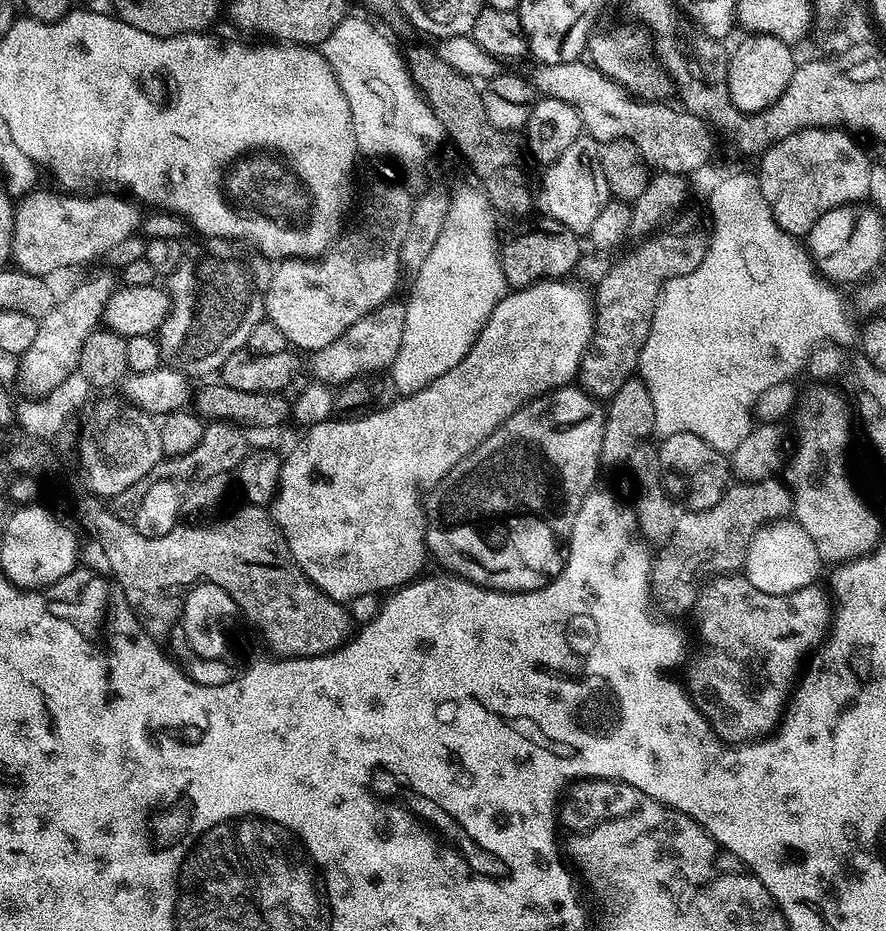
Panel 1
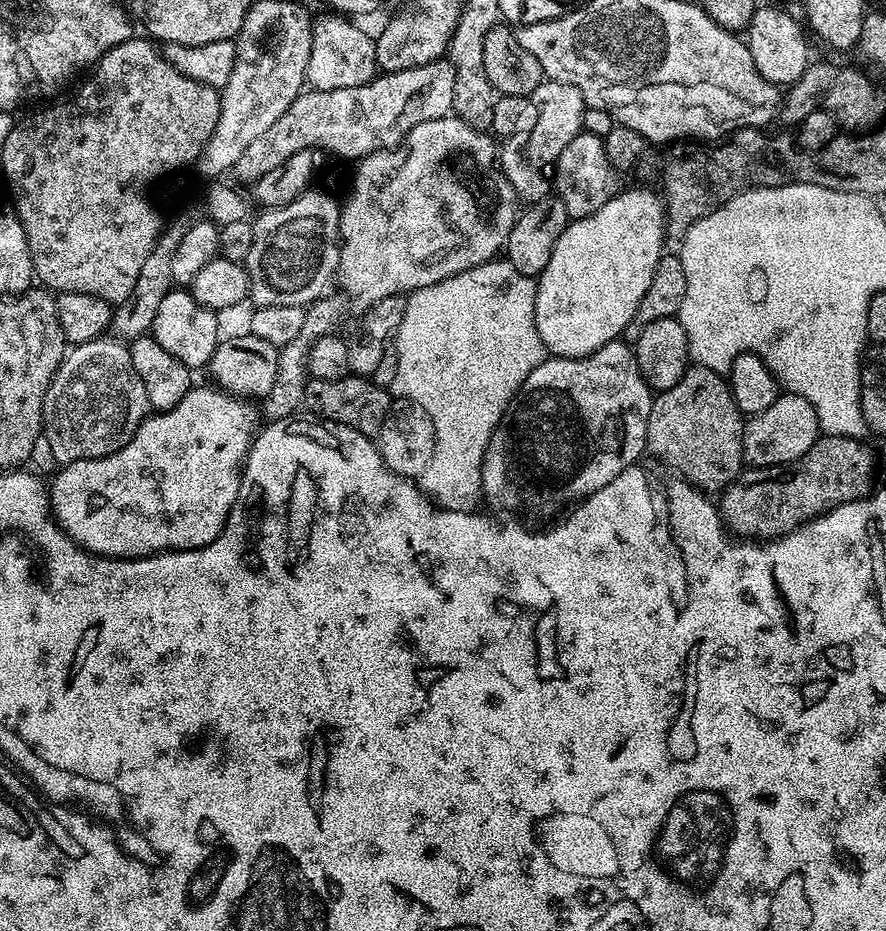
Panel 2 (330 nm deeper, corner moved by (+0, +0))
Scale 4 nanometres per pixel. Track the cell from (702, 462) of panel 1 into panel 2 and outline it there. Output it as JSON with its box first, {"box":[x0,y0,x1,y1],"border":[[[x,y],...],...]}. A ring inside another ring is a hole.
{"box":[744,393,821,468],"border":[[[781,393],[777,400],[772,402],[766,410],[760,414],[751,415],[744,425],[744,436],[748,439],[744,445],[744,461],[752,468],[780,467],[790,461],[796,461],[810,450],[821,435],[820,423],[817,418],[817,410],[808,399],[796,393]]]}

